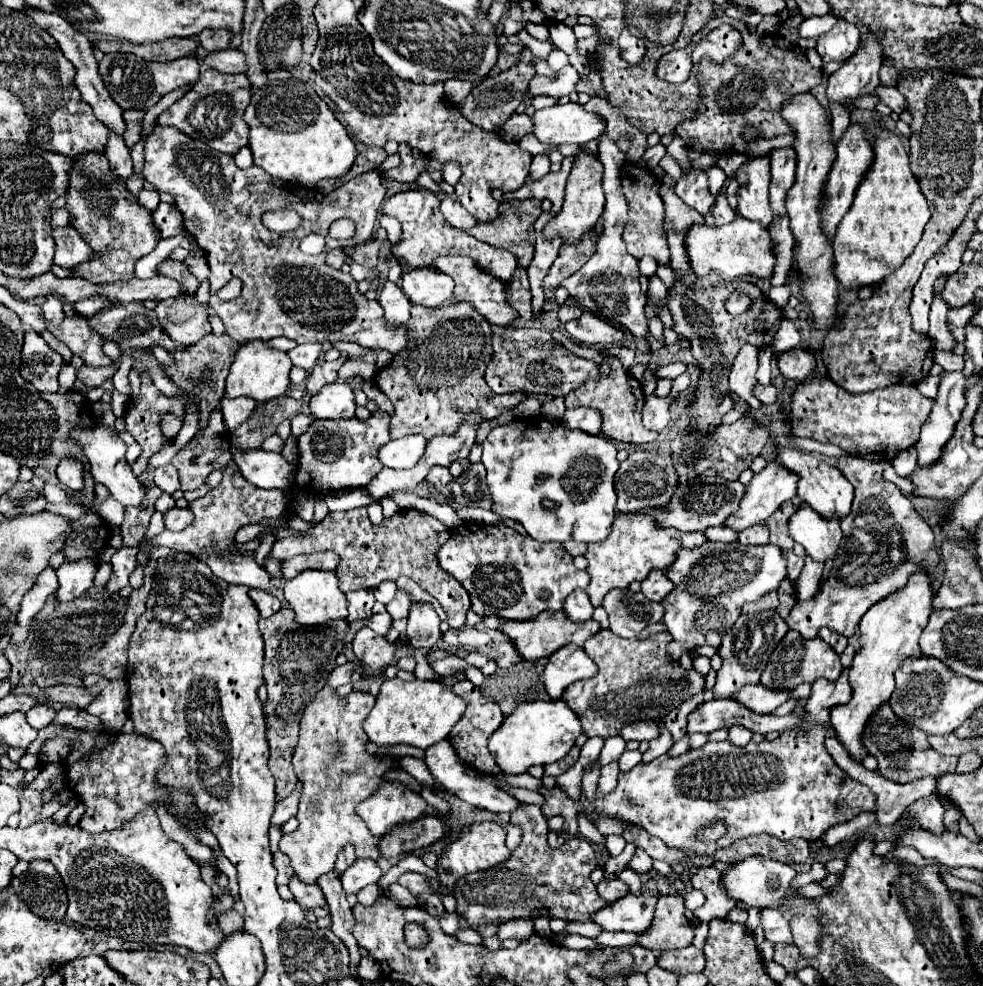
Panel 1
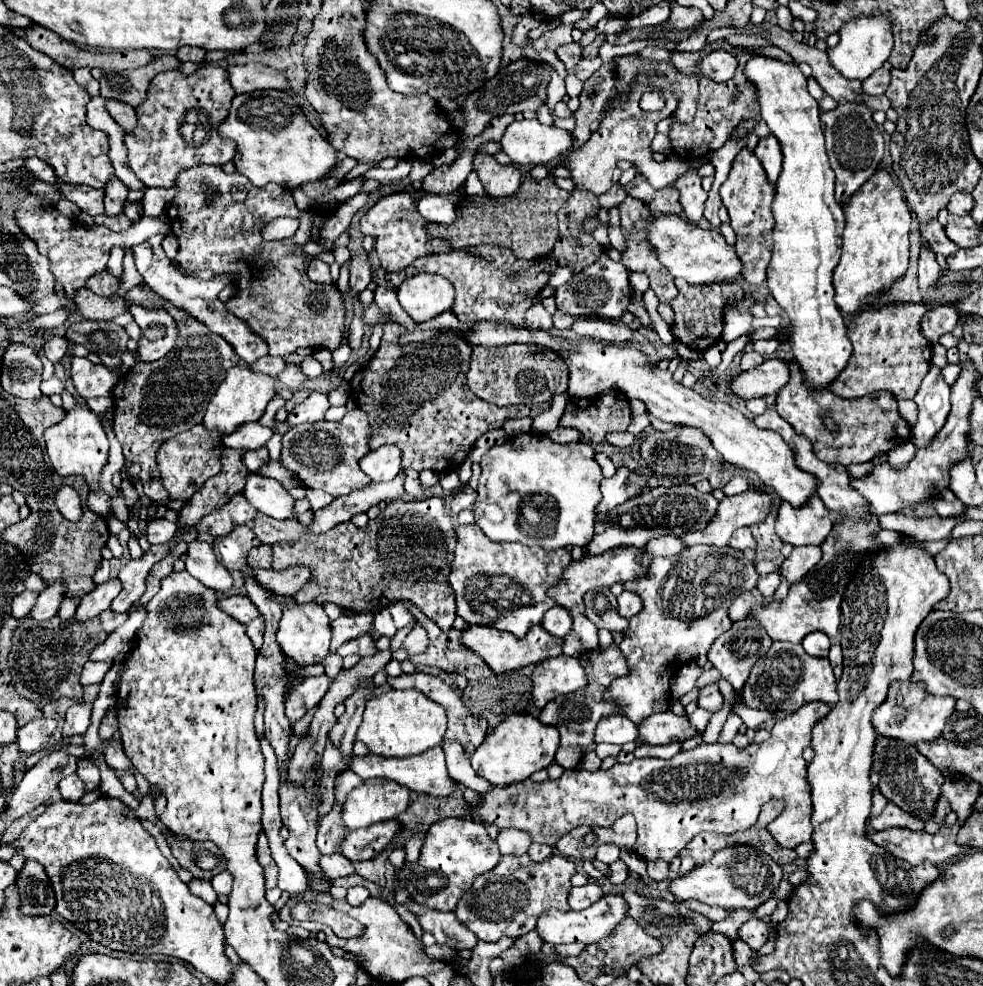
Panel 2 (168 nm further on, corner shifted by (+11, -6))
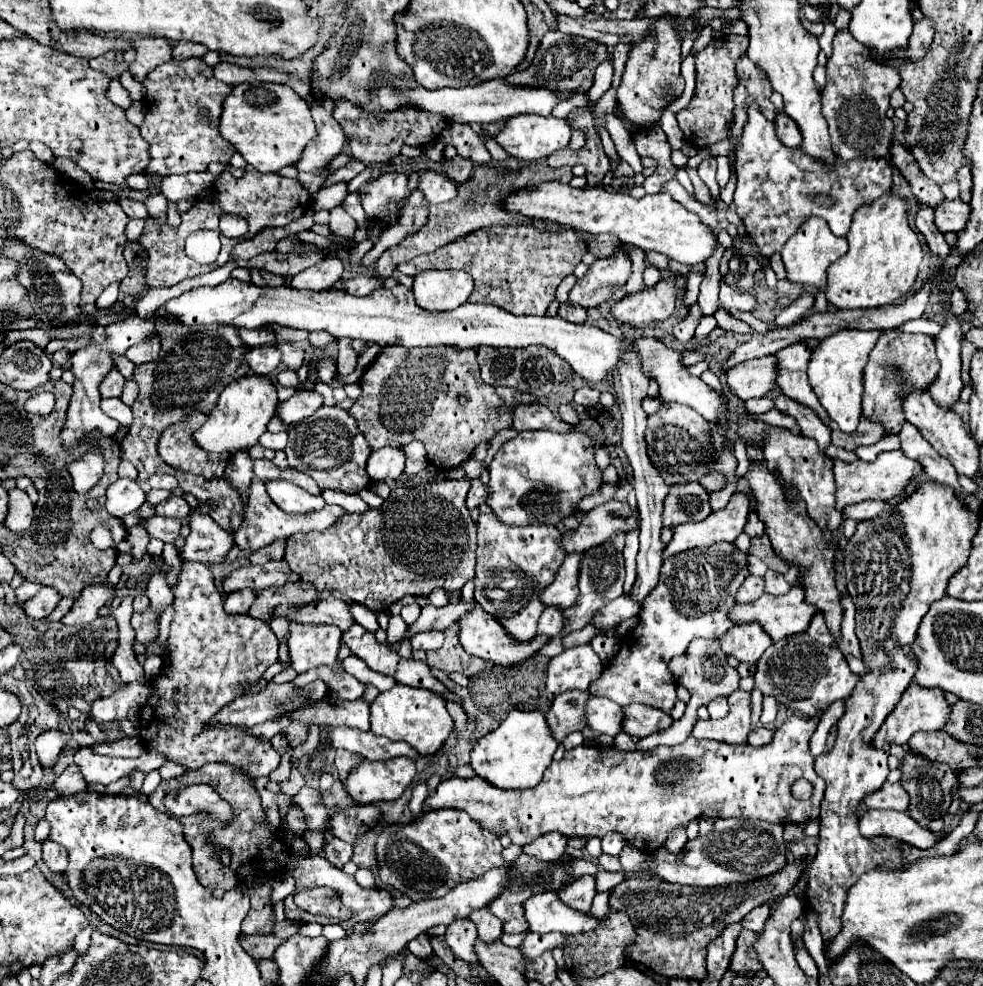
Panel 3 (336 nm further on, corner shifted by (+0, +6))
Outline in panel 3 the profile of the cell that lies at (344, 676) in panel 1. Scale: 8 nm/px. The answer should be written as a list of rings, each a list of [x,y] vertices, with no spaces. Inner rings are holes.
[[[270,681],[268,687],[260,693],[254,695],[242,695],[238,699],[234,699],[234,703],[230,703],[230,707],[224,707],[222,711],[218,711],[218,715],[214,717],[214,723],[230,723],[230,725],[242,725],[242,727],[252,727],[256,723],[264,723],[268,721],[276,709],[272,709],[278,699],[284,701],[288,697],[288,693],[292,693],[296,687],[292,683],[274,683]]]

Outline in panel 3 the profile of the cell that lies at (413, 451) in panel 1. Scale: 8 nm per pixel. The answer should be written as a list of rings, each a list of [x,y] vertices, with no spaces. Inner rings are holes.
[[[382,447],[368,457],[366,473],[370,475],[372,481],[398,479],[404,471],[404,461],[406,461],[406,455],[400,449]]]

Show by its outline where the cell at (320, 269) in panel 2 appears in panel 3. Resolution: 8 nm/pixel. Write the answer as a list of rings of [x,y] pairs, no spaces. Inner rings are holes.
[[[328,257],[316,265],[312,265],[310,269],[294,275],[290,285],[296,289],[322,291],[322,289],[334,287],[342,279],[342,271],[344,271],[342,261],[338,257]]]

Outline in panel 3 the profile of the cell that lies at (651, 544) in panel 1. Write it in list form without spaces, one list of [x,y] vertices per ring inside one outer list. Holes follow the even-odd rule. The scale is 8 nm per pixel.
[[[570,553],[566,555],[562,567],[558,569],[552,585],[542,591],[542,605],[544,607],[558,607],[566,609],[572,607],[578,599],[578,569],[580,569],[582,555]]]

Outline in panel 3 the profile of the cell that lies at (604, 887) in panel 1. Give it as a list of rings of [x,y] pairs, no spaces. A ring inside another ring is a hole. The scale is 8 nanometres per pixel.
[[[584,875],[582,879],[576,879],[574,883],[566,885],[564,889],[558,891],[558,897],[562,899],[562,903],[566,903],[570,909],[578,909],[578,911],[590,911],[592,899],[596,895],[596,879],[590,875]]]

